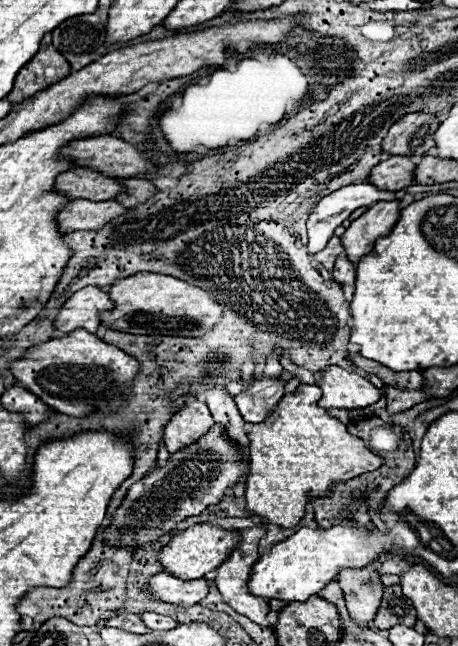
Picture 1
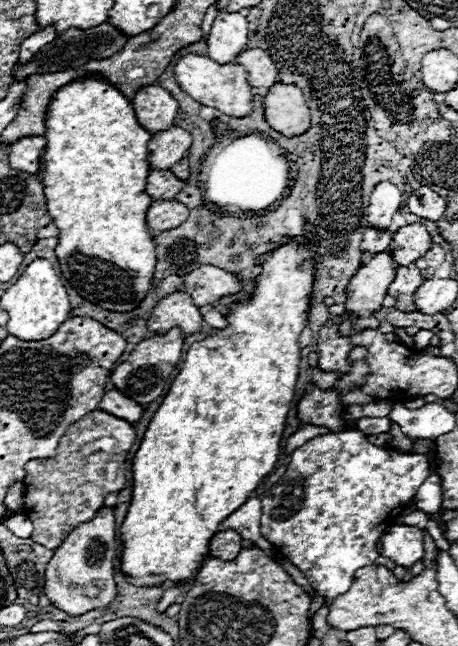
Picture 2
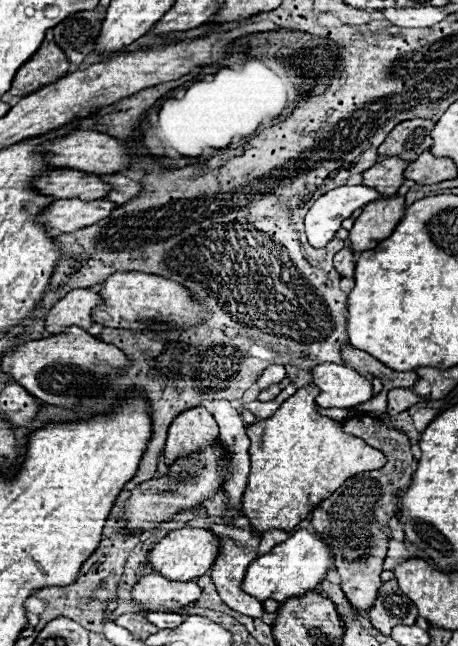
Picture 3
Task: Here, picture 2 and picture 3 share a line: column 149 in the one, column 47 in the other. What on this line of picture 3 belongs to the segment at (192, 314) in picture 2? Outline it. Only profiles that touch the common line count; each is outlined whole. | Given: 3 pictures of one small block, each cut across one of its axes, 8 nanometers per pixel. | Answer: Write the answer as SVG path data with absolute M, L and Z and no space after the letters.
M92 288L72 290L50 310L46 318L46 330L52 334L62 334L64 328L70 326L88 330L92 326L92 308L98 304L102 304L102 298L98 298L98 292Z

